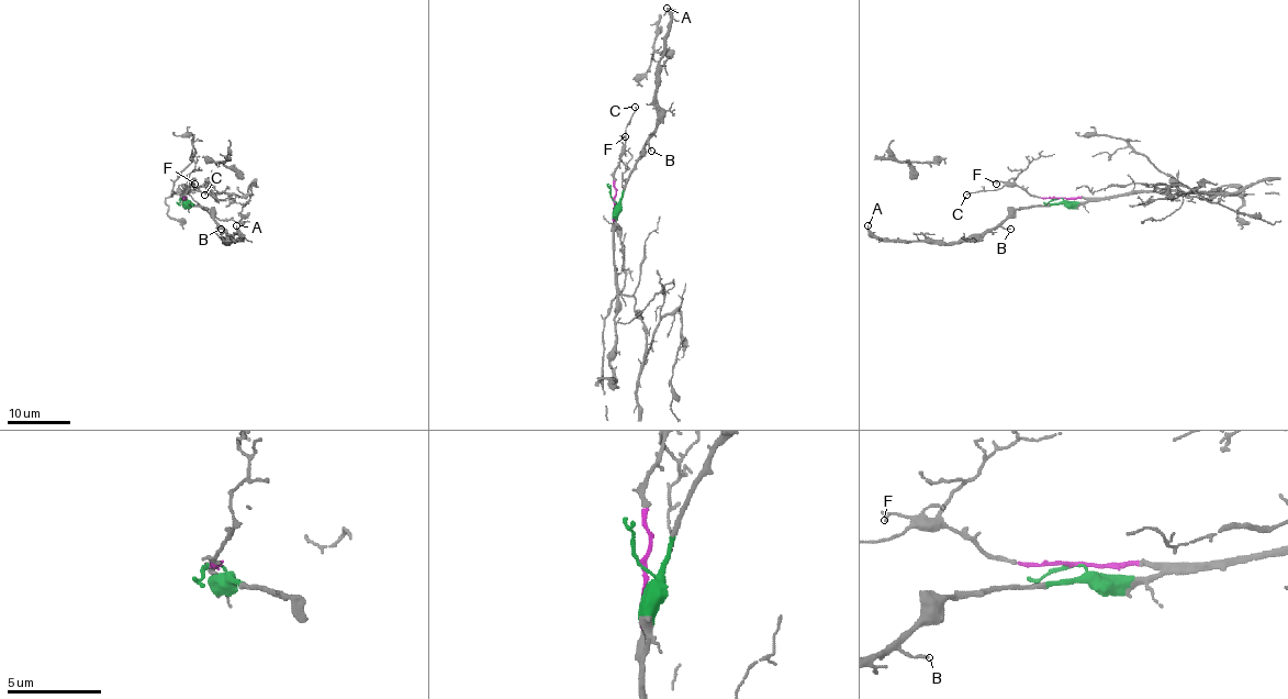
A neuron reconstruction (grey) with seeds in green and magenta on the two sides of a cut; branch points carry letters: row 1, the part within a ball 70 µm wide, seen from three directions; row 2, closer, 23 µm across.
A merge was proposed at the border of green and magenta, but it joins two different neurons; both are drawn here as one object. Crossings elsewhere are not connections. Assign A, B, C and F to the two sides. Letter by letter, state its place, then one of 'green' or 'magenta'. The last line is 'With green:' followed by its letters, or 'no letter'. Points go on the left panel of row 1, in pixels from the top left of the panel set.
A: at (236, 225); green
B: at (221, 229); green
C: at (204, 195); magenta
F: at (194, 184); magenta
With green: A, B

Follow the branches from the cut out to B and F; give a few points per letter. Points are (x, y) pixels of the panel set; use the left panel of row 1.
B: (183, 199), (205, 208), (220, 229)
F: (183, 199), (191, 181), (194, 182)

